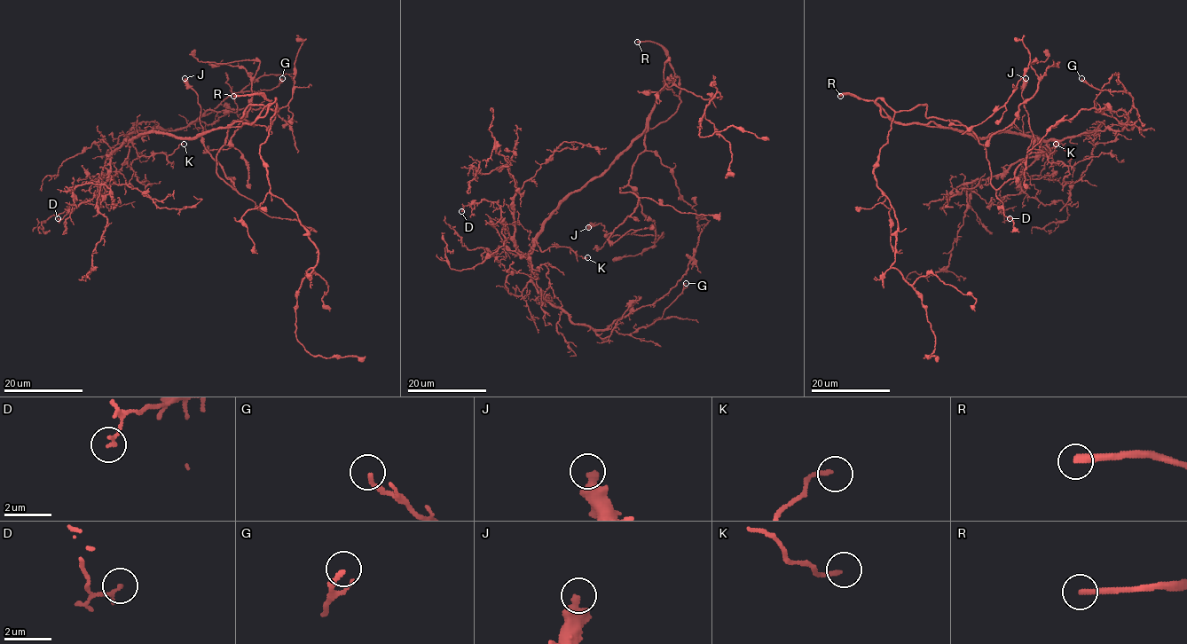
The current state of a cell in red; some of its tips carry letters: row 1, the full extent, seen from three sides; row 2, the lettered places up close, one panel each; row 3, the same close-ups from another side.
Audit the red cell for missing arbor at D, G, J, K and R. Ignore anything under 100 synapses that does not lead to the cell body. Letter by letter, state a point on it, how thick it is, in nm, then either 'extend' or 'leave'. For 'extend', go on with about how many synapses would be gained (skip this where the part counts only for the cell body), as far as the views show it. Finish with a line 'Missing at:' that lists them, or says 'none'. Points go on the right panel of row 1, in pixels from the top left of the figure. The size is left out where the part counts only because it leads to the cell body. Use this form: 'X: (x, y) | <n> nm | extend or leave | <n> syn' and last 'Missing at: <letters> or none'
D: (1010, 218) | 160 nm | leave
G: (1081, 78) | 200 nm | leave
J: (1025, 78) | 480 nm | leave
K: (1056, 144) | 170 nm | leave
R: (840, 96) | 280 nm | extend
Missing at: R

